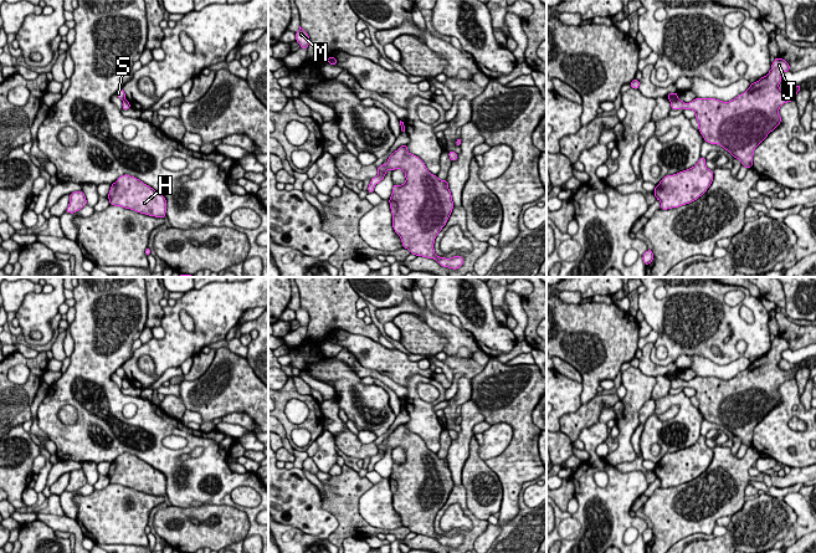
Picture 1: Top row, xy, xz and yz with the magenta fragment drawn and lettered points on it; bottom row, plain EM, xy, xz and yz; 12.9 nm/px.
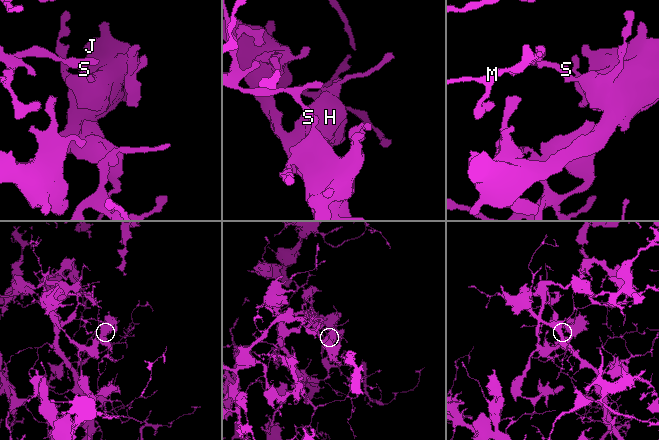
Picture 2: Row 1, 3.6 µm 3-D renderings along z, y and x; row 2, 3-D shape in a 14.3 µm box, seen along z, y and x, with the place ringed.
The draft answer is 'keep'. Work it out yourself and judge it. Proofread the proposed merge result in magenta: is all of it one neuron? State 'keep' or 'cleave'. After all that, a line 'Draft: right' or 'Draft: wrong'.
cleave
Draft: wrong

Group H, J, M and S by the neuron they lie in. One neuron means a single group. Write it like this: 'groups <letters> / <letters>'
groups H J / M S

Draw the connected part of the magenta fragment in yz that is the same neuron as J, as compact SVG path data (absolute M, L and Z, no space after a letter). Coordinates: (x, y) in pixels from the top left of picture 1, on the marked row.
M775 57L766 76L729 102L696 98L684 103L674 98L671 101L671 108L694 111L704 140L719 144L749 169L753 167L755 148L781 123L779 108L795 101L795 96L801 91L800 85L795 85L790 92L779 88L781 75L787 71L789 62Z

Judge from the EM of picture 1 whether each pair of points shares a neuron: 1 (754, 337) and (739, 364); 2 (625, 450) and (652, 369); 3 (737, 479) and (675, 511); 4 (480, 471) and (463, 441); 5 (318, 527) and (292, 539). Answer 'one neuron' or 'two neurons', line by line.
1: two neurons
2: two neurons
3: one neuron
4: two neurons
5: two neurons

